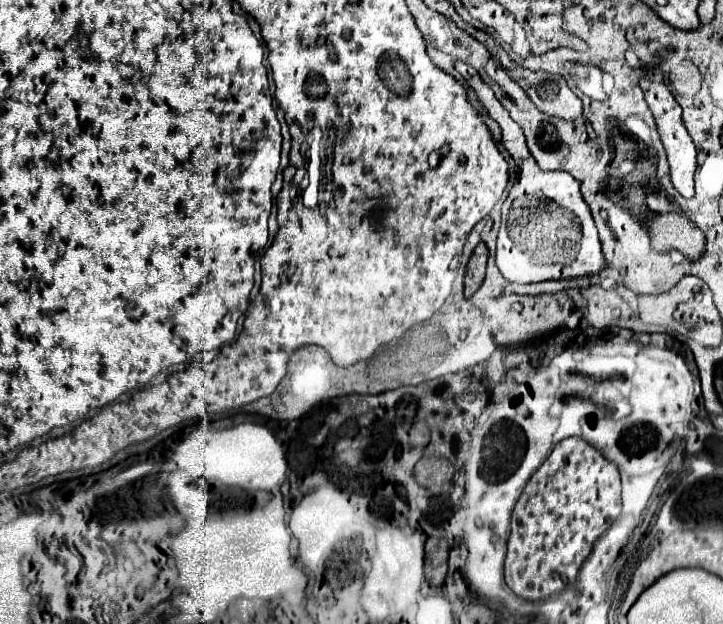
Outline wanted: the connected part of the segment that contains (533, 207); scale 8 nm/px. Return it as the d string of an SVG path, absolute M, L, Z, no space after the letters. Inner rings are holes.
M461 60L455 62L455 70L473 88L485 112L499 124L503 134L501 144L507 148L511 158L519 162L519 186L527 196L523 198L525 206L521 208L521 214L511 214L513 208L509 208L507 214L503 214L501 218L501 228L497 236L497 268L501 270L501 274L509 282L529 284L543 280L579 278L603 270L605 260L601 254L597 228L593 224L591 210L579 192L577 180L565 172L543 172L527 150L523 130L511 120L509 112L499 104L491 88L481 82L477 70Z

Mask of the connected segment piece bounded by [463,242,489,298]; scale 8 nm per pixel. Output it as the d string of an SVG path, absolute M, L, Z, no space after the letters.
M483 242L477 244L477 248L473 250L473 256L471 256L469 264L467 264L467 272L465 272L465 290L463 290L465 298L471 298L473 292L481 286L481 282L485 278L487 256L489 256L487 246Z

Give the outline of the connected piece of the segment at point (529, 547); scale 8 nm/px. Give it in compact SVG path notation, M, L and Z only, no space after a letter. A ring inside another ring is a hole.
M567 438L555 444L551 456L527 482L519 502L515 504L511 518L511 534L507 540L505 558L505 582L523 600L545 600L551 594L561 592L567 584L575 582L575 576L589 556L593 542L609 528L609 520L621 510L621 480L615 464L603 458L599 450L587 444L583 438Z

